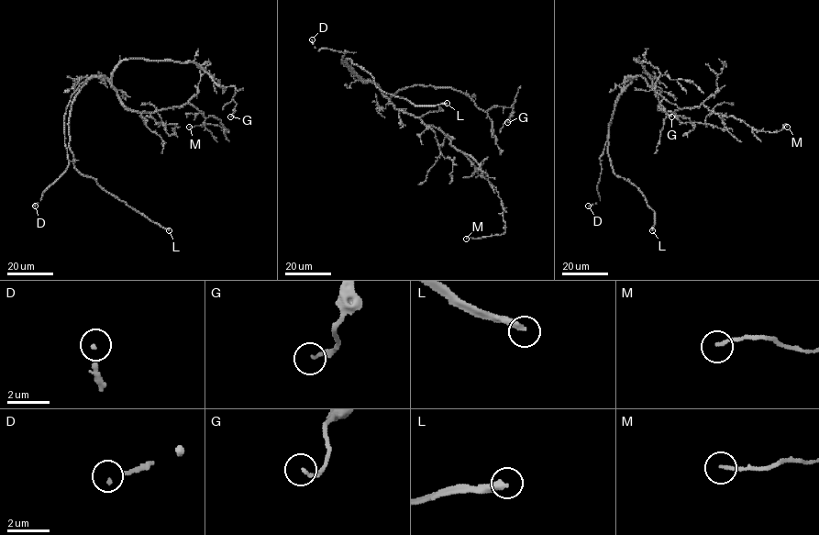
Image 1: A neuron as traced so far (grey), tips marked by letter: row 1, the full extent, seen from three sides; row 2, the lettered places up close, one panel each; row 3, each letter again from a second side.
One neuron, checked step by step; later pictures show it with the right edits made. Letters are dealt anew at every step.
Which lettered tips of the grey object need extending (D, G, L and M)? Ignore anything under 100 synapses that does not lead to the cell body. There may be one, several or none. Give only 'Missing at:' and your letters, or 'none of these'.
Missing at: L

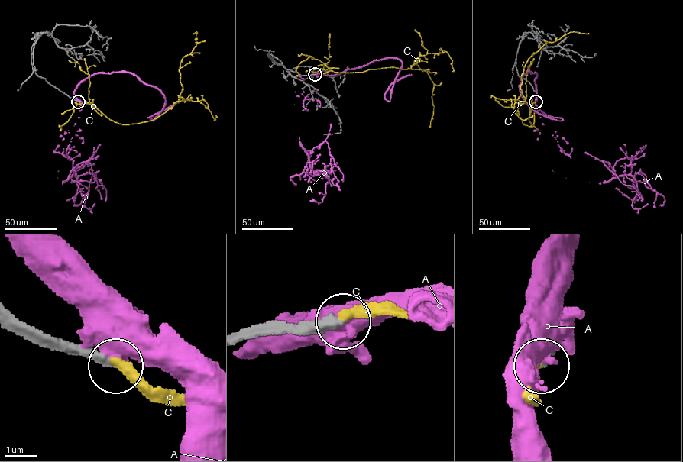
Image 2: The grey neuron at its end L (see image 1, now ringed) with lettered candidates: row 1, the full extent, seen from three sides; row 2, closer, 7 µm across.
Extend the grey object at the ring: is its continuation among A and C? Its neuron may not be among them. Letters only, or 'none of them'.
C

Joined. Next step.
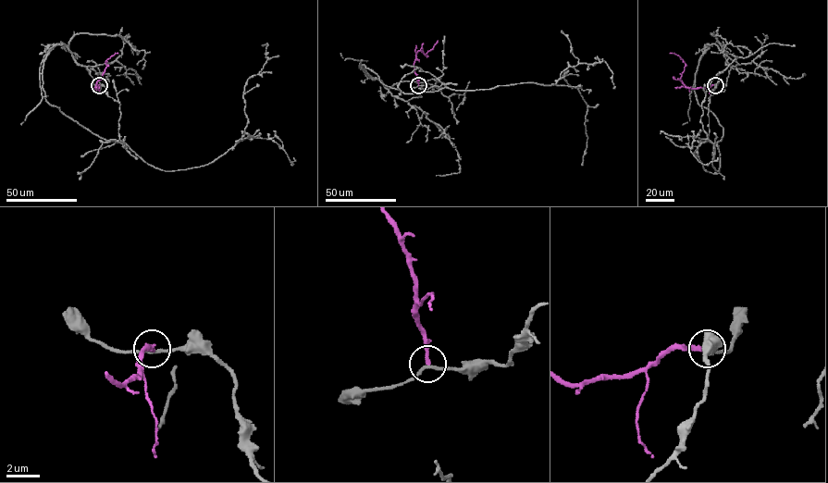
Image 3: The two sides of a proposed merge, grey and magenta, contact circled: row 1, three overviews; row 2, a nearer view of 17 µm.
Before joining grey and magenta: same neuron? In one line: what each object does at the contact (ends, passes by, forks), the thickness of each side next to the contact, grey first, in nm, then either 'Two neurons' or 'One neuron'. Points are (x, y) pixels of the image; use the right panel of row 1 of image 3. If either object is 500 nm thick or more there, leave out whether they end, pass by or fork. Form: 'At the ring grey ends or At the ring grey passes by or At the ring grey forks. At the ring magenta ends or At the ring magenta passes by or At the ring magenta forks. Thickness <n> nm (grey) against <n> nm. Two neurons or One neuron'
At the ring grey passes by. At the ring magenta ends. Thickness 180 nm (grey) against 280 nm. Two neurons

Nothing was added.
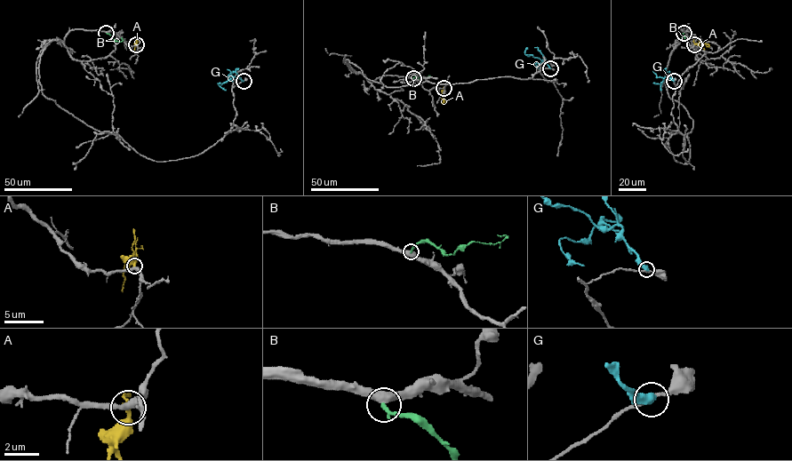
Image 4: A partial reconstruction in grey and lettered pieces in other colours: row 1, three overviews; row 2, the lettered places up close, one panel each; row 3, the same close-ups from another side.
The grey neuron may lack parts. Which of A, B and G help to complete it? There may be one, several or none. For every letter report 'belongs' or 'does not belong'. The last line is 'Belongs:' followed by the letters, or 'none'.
A: belongs
B: does not belong
G: does not belong
Belongs: A

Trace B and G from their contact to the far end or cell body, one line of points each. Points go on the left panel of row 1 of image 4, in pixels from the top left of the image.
B: (106, 33), (115, 41), (122, 41), (121, 37)
G: (244, 81), (234, 76), (219, 84), (226, 90)

